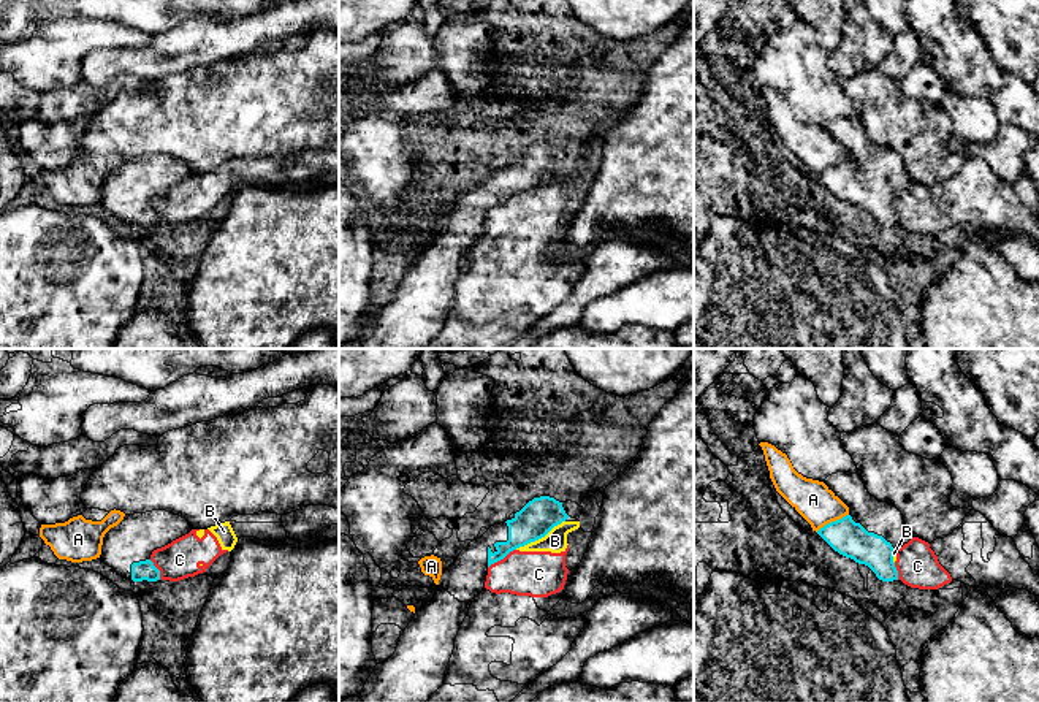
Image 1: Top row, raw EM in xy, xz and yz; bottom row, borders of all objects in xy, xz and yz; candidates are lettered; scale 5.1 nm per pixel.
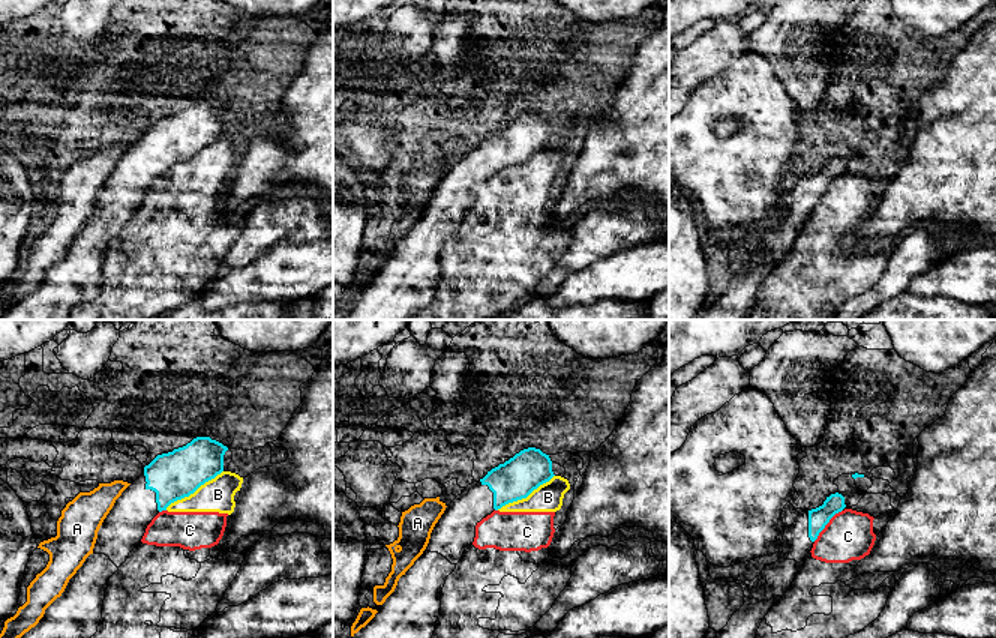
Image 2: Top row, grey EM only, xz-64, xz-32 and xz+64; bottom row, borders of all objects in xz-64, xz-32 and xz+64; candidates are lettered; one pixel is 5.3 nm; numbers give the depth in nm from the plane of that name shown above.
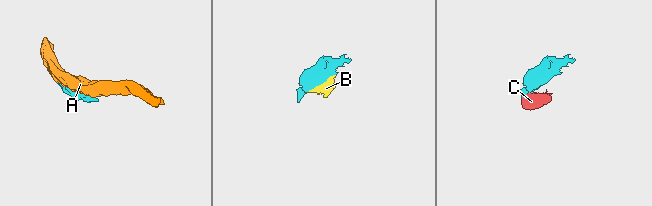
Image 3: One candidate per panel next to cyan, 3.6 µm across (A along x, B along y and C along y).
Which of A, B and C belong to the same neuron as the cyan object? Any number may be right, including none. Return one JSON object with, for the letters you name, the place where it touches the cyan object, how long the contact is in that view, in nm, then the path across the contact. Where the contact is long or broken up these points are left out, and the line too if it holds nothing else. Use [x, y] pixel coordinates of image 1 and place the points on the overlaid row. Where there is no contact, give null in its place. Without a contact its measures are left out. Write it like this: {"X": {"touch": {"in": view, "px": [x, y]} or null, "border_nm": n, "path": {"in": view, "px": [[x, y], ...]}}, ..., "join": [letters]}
{"join": []}

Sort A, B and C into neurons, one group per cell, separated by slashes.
A / B C

